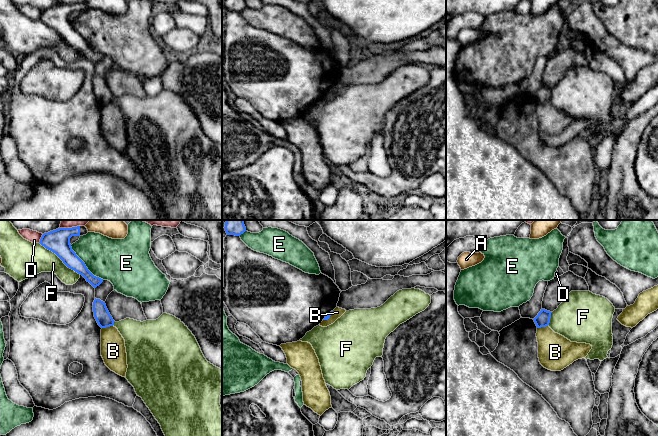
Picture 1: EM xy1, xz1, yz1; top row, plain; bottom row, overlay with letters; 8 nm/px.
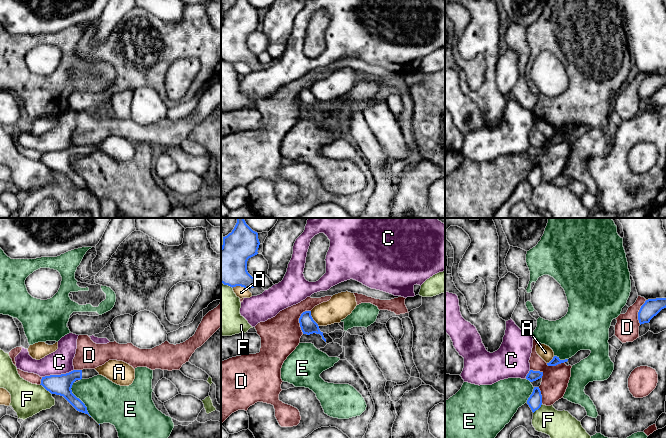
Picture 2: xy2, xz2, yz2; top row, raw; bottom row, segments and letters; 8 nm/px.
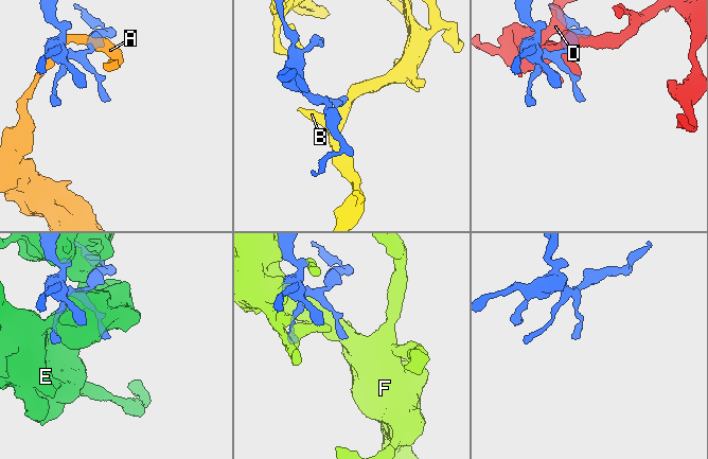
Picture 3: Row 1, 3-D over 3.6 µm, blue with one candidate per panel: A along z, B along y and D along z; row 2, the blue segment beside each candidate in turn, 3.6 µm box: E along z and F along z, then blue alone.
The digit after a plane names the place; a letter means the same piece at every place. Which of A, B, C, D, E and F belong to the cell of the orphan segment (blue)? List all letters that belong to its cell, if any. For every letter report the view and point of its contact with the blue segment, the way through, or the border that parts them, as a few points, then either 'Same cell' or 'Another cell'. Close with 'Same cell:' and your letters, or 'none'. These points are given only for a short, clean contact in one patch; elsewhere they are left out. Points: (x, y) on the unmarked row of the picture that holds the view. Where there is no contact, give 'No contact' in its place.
A: Touches blue at xz2 (240, 61). Another cell
B: Touches blue at xy1 (107, 102). Boundary: xy1 (112, 101), (102, 104). Another cell
C: Touches blue at xy2 (57, 151). Another cell
D: Touches blue at xz2 (299, 95). Another cell
E: Touches blue at xy1 (85, 41). Another cell
F: Touches blue at xy1 (60, 34). Another cell
Same cell: none

